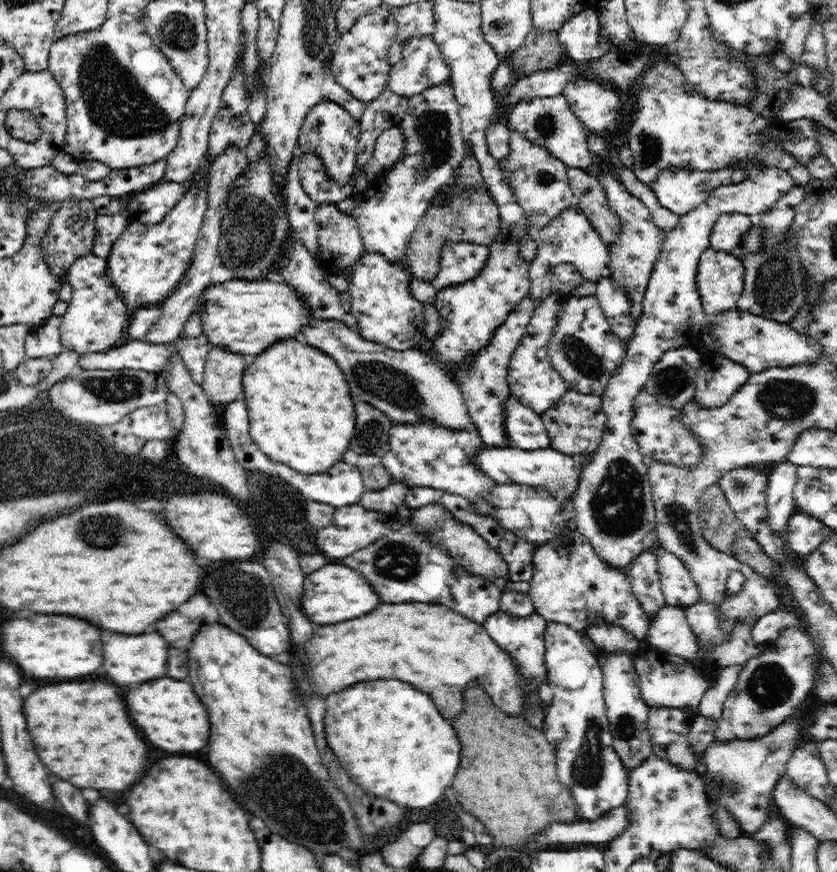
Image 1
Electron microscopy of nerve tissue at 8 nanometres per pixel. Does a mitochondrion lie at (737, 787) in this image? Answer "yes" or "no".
yes

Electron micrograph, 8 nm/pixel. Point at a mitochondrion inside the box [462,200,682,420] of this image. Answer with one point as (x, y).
(581, 356)

